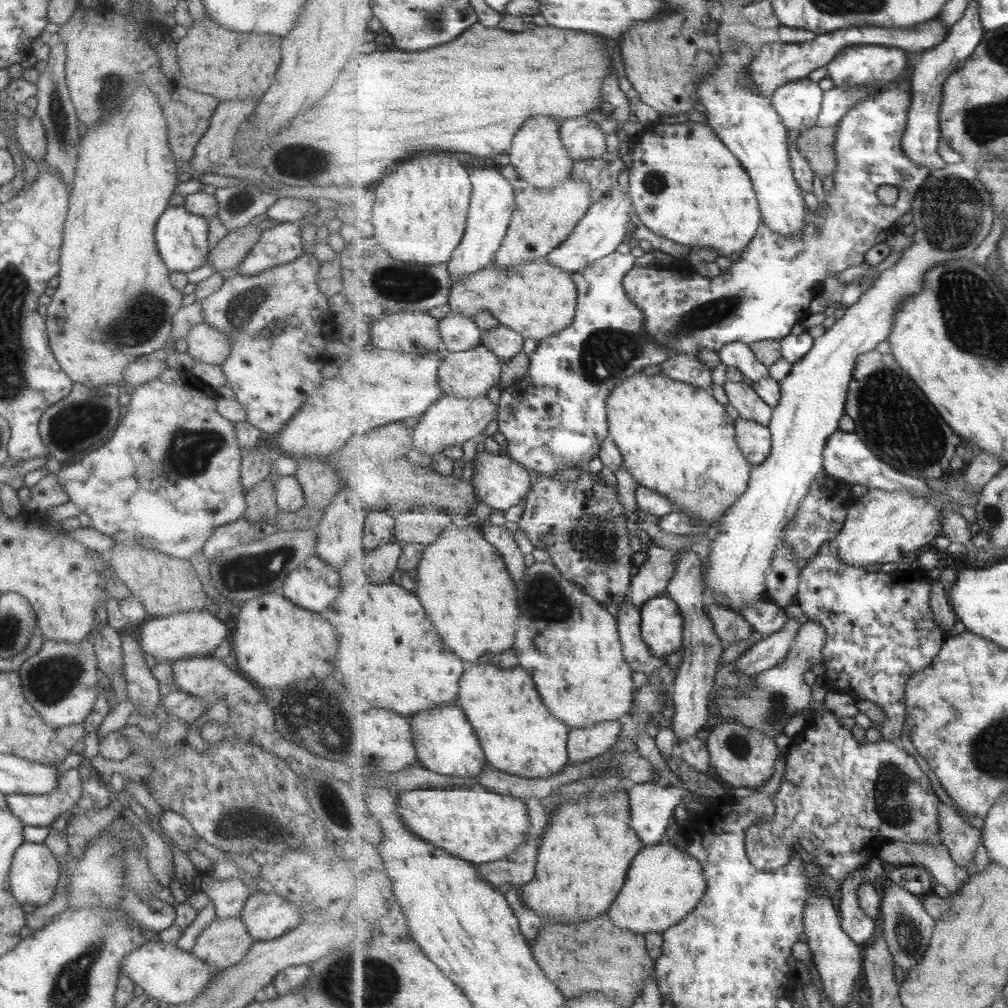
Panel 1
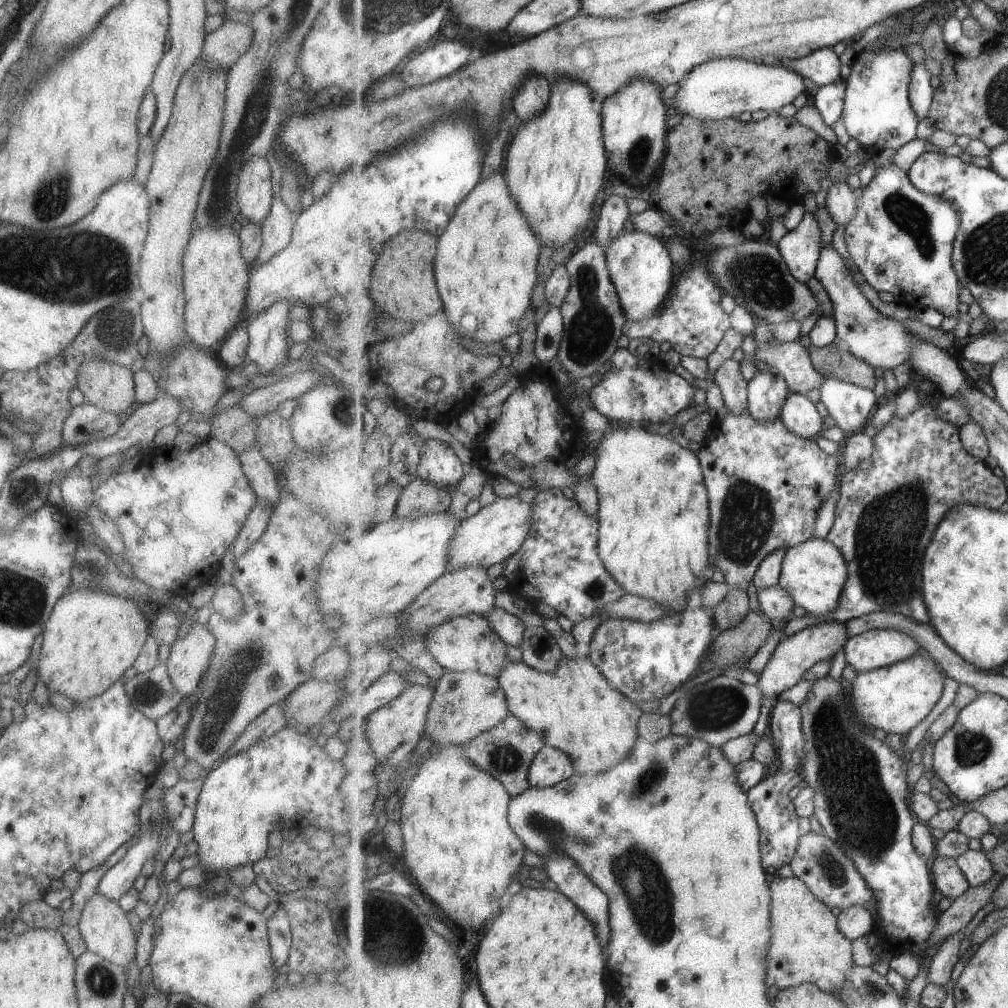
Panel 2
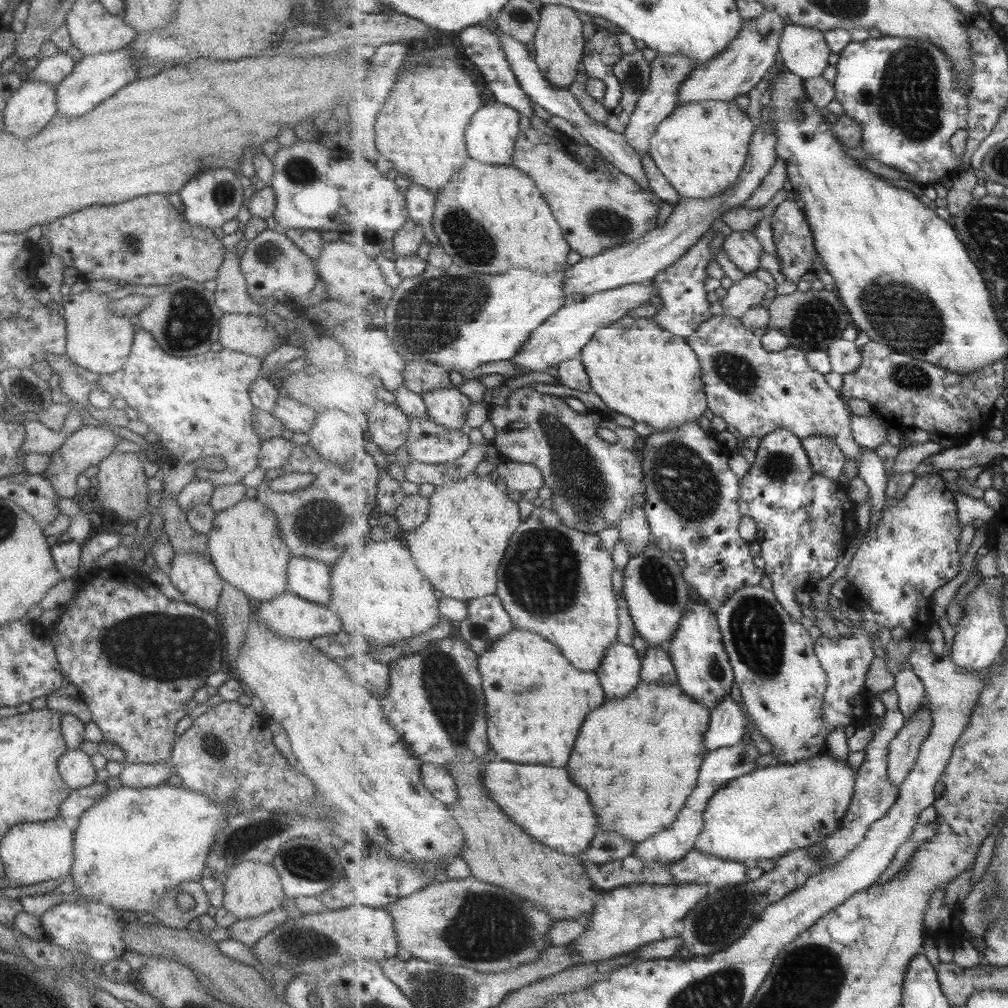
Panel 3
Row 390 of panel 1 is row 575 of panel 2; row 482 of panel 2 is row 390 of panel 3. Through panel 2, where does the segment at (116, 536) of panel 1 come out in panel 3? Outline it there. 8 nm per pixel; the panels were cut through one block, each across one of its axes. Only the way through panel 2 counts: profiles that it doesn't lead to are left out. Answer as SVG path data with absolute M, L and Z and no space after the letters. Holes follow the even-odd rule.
M146 331L133 335L129 360L112 374L100 374L91 384L94 388L107 392L112 399L121 398L129 408L135 409L139 422L145 422L149 432L159 436L159 444L169 451L170 459L183 464L194 465L193 478L208 480L214 488L239 484L245 474L258 466L259 437L252 427L254 406L251 404L249 385L260 376L262 358L235 352L229 349L207 351L195 356L177 358L163 352L157 341ZM217 456L223 460L223 470L208 470L201 460Z

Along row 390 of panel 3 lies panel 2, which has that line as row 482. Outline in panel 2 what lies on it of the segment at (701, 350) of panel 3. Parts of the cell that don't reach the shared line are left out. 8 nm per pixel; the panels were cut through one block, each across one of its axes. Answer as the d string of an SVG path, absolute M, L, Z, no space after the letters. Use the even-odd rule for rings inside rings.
M749 410L745 411L742 415L734 415L728 413L722 422L714 419L713 428L711 429L710 436L699 451L699 458L701 464L704 466L705 484L708 486L708 493L710 496L710 515L712 524L710 526L710 553L713 558L716 558L716 565L720 568L725 576L725 582L730 588L743 589L744 591L754 584L757 569L761 563L770 554L779 549L789 550L791 547L800 545L802 542L808 541L814 536L816 527L817 515L820 513L820 508L824 502L829 498L832 490L838 483L838 471L840 470L840 459L835 455L827 454L815 440L804 439L793 434L781 419L758 421Z

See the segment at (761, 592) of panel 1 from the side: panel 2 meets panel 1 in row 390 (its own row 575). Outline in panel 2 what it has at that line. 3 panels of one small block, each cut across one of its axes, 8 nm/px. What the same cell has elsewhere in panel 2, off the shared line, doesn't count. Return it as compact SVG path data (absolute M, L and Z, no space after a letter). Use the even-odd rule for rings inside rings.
M811 537L808 541L787 550L779 585L788 590L798 606L807 610L807 613L823 617L840 605L848 578L848 560L841 549L826 538Z

